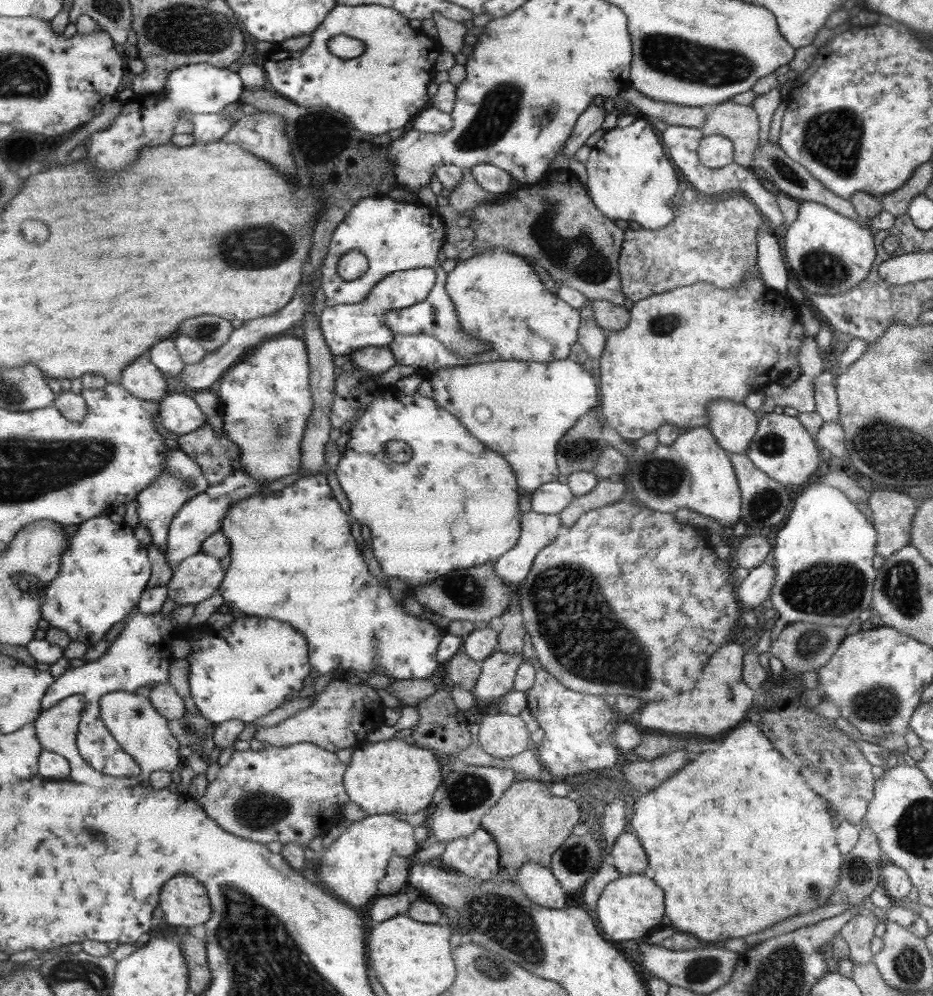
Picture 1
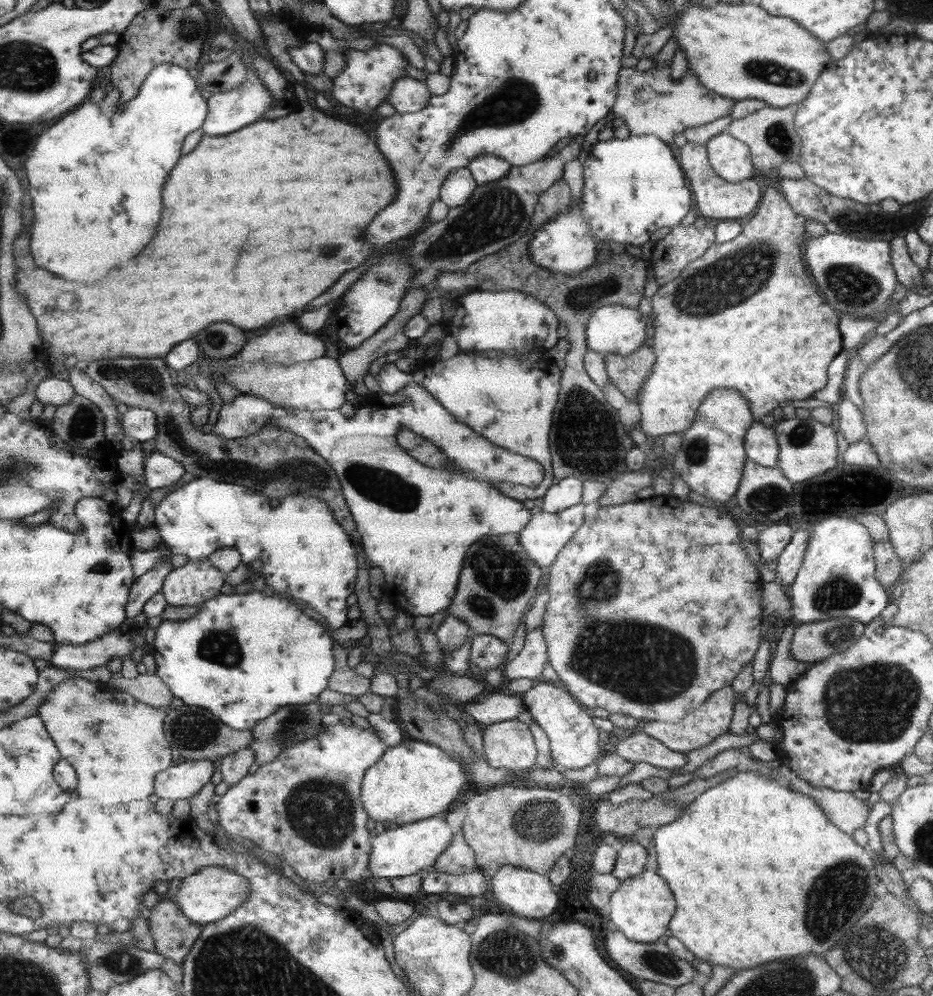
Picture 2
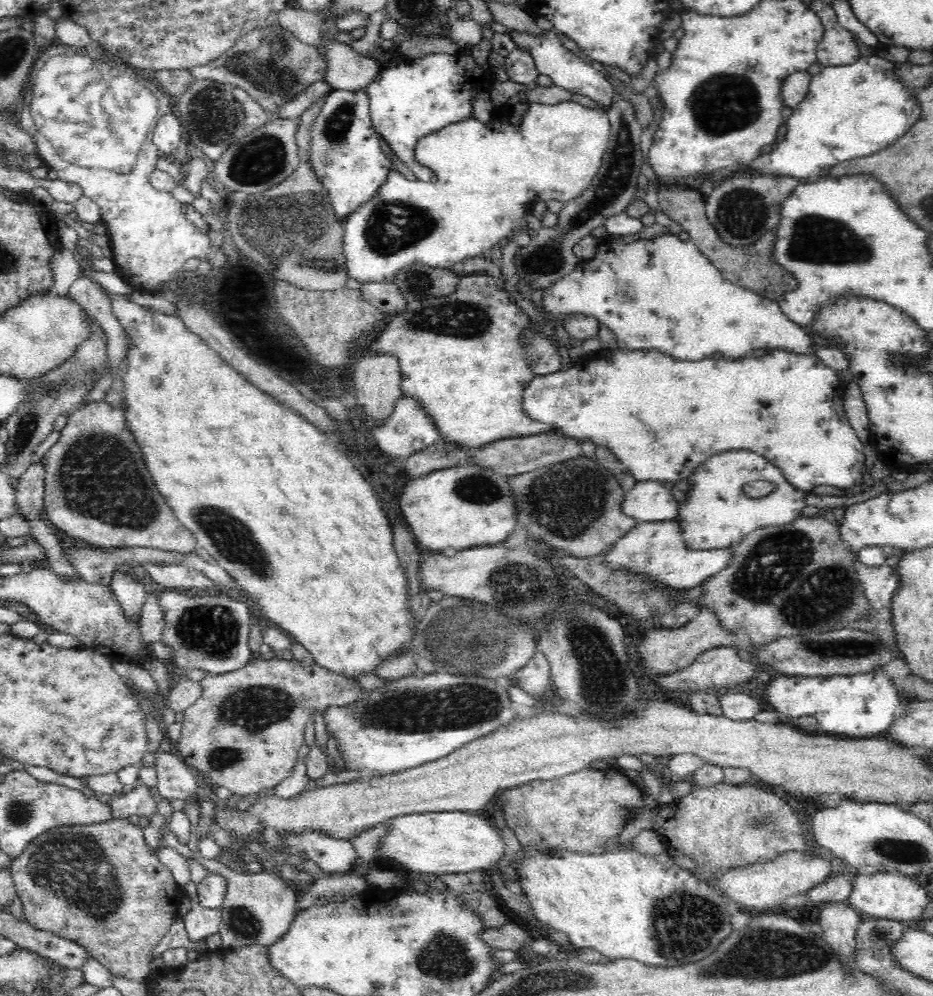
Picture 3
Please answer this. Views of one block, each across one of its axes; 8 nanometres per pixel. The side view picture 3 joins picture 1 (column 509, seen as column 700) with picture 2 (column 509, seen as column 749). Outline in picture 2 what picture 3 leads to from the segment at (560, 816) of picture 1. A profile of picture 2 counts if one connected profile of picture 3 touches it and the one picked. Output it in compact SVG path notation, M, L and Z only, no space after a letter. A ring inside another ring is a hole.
M502 784L485 793L474 795L461 804L467 811L466 820L462 822L462 832L465 841L475 852L478 870L486 878L492 878L500 870L500 866L504 865L518 866L546 875L564 852L576 845L582 805L574 795L566 796L560 793L559 788L529 788Z

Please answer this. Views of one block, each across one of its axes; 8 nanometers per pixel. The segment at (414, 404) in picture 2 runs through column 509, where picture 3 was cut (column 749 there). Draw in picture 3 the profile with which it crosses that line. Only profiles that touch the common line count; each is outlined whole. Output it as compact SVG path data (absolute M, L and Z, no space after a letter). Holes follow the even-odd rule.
M730 450L722 454L710 457L702 463L696 474L692 474L689 481L689 491L687 499L679 502L676 522L679 522L681 535L685 545L690 550L718 550L718 548L731 548L737 545L746 534L754 532L766 526L784 526L794 522L796 518L802 516L802 510L808 506L806 496L810 492L796 489L785 475L777 468L772 461L750 450ZM752 481L772 481L774 490L762 498L752 498L742 492L742 486Z

